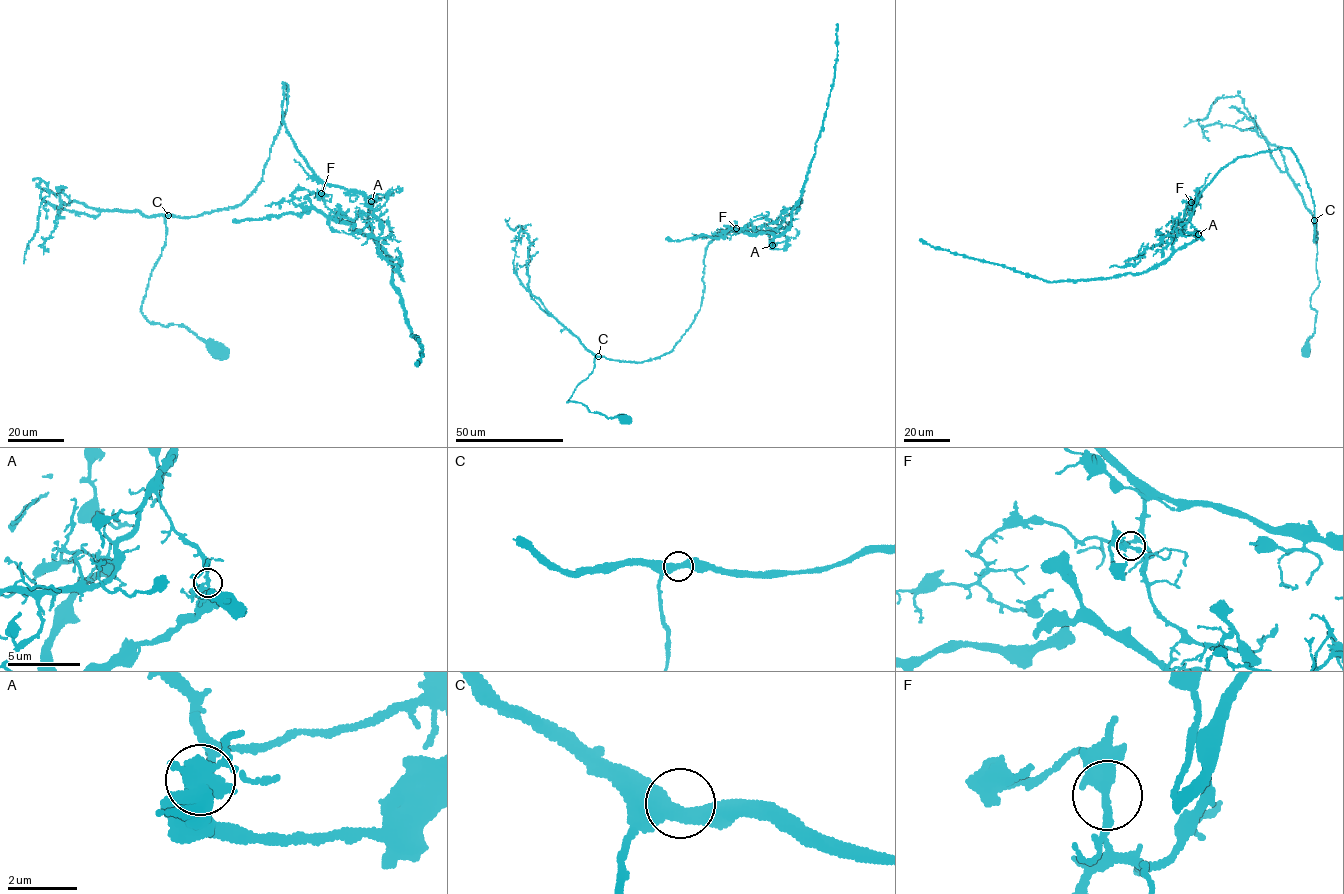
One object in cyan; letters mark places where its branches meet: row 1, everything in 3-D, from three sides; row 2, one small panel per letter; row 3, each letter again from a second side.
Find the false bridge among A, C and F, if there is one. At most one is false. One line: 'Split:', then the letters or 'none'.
Split: A

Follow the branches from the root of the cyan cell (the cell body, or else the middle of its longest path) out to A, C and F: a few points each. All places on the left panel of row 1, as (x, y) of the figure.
A: (221, 355), (142, 301), (165, 217), (260, 182), (283, 83), (309, 166), (370, 201)
C: (221, 355), (182, 325), (152, 323), (142, 312), (151, 271), (165, 243), (168, 215)
F: (221, 355), (142, 312), (165, 217), (234, 207), (254, 190), (286, 108), (283, 83), (282, 122), (321, 193)

